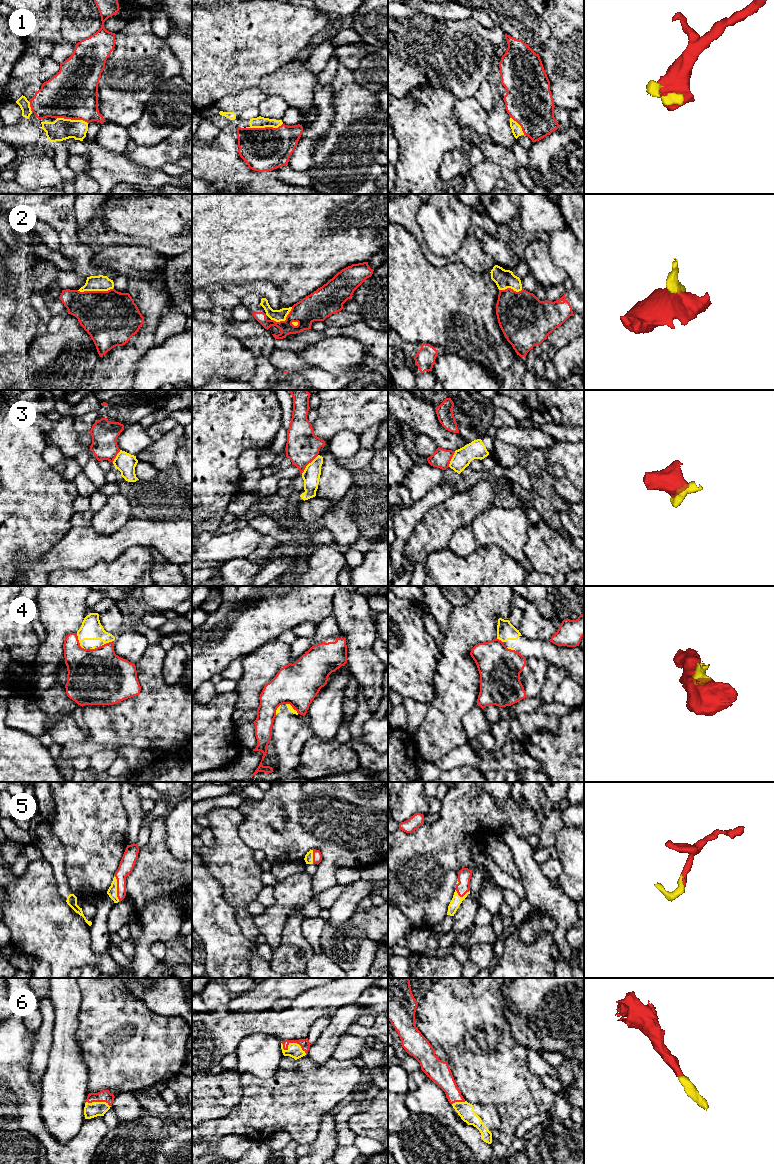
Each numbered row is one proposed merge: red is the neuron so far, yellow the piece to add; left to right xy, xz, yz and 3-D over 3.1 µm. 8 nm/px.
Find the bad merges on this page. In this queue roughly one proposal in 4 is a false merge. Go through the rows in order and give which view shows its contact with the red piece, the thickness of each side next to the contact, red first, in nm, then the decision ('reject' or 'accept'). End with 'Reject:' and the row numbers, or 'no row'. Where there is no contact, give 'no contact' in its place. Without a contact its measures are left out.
1: meets red in xz; 360 nm thick on the red side, 100 nm on the other; accept
2: meets red in xy; 440 nm thick on the red side, 130 nm on the other; reject
3: meets red in xz; 260 nm thick on the red side, 140 nm on the other; reject
4: meets red in xy; 360 nm thick on the red side, 180 nm on the other; reject
5: meets red in xy; 120 nm thick on the red side, 80 nm on the other; accept
6: meets red in xz; 80 nm thick on the red side, 120 nm on the other; accept
Reject: 2, 3, 4

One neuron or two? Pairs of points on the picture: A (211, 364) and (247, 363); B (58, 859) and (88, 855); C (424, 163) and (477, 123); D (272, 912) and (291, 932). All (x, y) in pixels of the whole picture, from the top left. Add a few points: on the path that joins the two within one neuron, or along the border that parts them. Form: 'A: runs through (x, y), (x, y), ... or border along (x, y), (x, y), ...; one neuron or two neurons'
A: runs through (220, 363), (238, 363); one neuron
B: border along (56, 836), (64, 850), (64, 873), (67, 881); two neurons
C: border along (455, 103), (453, 114), (461, 126); two neurons
D: border along (301, 909), (295, 909), (287, 916), (277, 947); two neurons

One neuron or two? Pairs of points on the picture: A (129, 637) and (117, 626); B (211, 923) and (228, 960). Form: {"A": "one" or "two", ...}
{"A": "two", "B": "one"}

